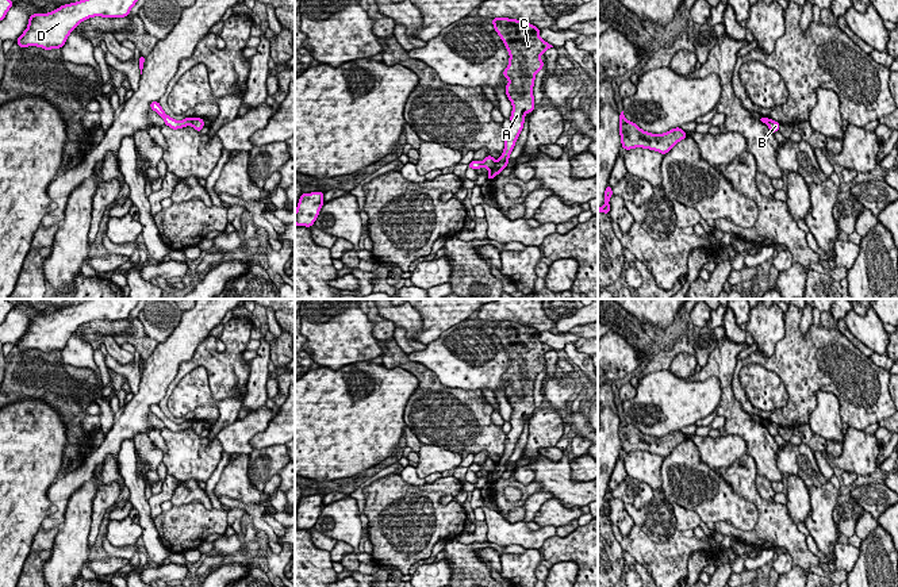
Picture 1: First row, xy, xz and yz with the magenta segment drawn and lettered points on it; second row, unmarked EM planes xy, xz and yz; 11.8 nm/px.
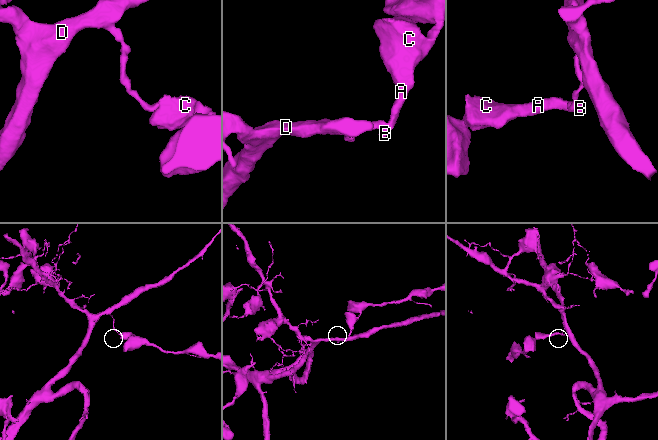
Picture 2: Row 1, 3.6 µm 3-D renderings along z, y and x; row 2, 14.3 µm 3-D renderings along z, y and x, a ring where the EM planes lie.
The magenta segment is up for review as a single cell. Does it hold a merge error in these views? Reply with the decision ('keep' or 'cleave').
cleave

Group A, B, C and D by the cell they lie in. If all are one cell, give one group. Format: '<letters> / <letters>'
A B C / D

